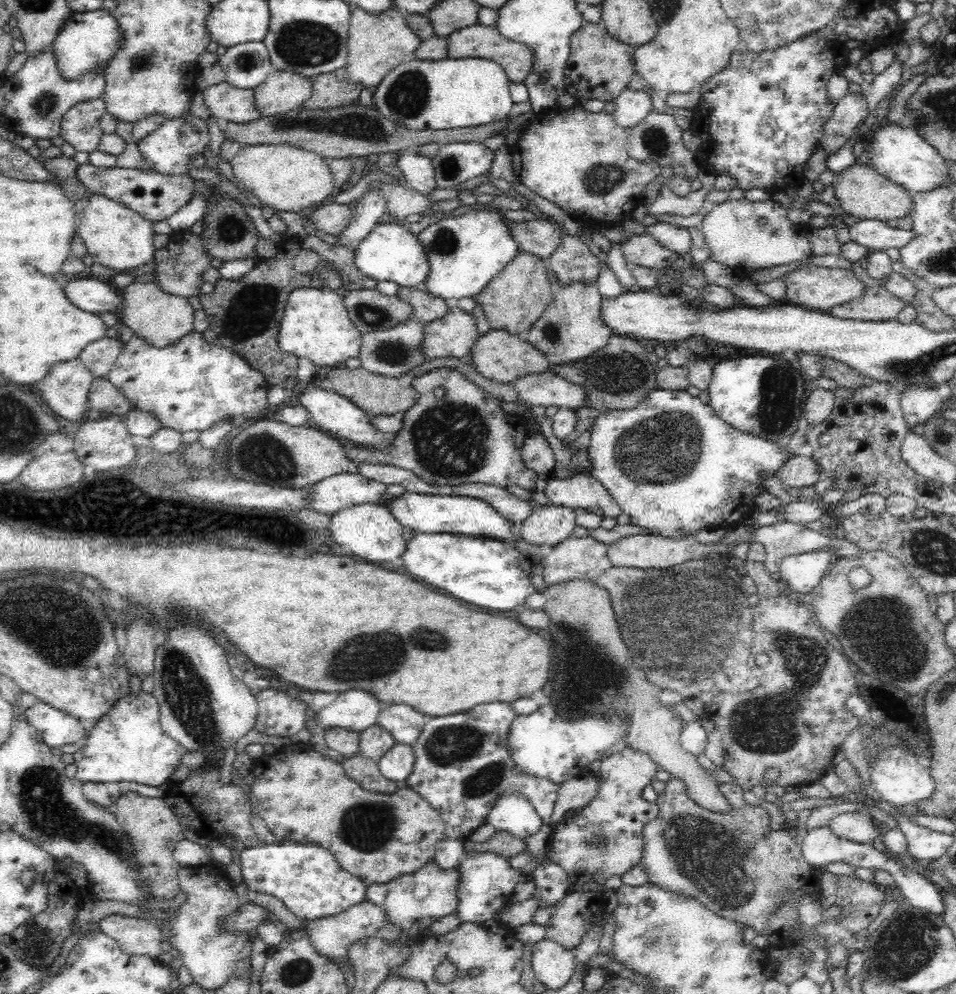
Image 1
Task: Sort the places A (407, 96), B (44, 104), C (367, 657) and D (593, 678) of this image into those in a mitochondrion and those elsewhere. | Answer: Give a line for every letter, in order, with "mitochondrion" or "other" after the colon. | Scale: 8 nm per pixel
A: mitochondrion
B: mitochondrion
C: mitochondrion
D: mitochondrion

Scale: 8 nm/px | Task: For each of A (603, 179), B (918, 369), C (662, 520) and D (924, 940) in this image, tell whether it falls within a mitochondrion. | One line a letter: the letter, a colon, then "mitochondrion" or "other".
A: mitochondrion
B: mitochondrion
C: other
D: mitochondrion

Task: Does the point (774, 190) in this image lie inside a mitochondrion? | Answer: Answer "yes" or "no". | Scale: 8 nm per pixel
no

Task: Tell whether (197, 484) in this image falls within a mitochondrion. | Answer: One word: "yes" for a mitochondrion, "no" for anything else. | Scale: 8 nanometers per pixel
no

